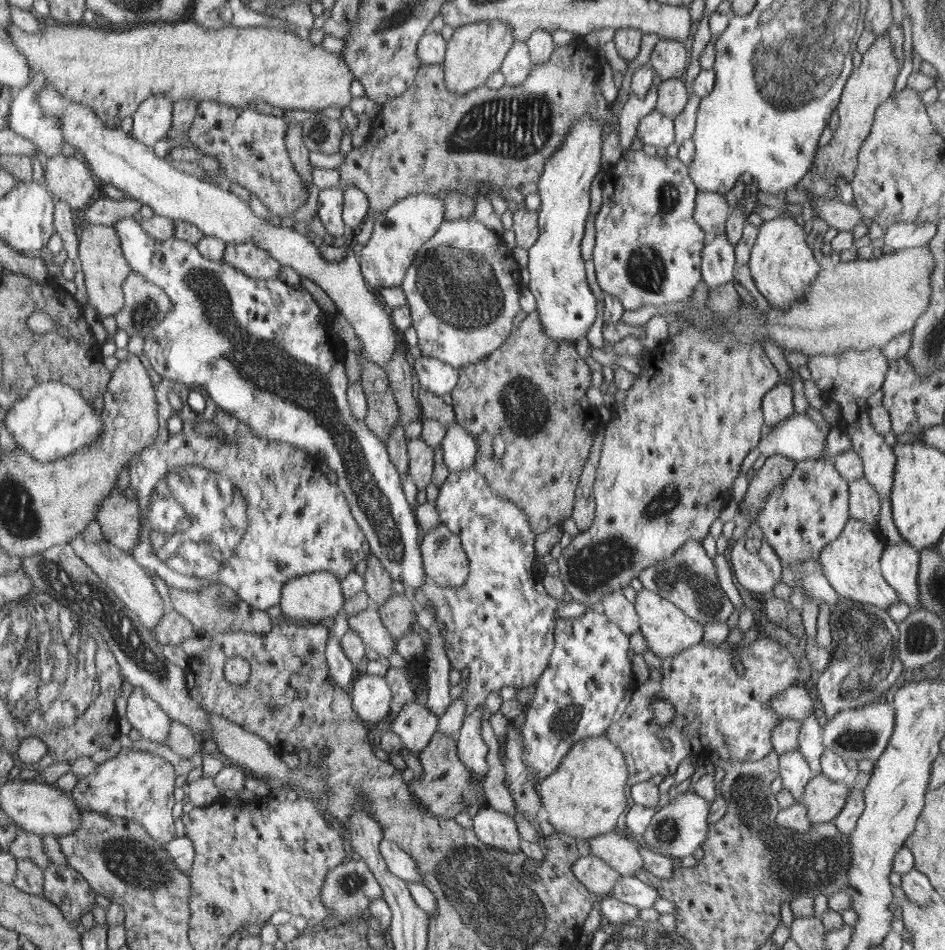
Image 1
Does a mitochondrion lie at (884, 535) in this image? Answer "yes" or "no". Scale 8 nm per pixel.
no

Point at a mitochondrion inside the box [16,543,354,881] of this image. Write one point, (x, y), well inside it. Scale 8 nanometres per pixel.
(95, 601)

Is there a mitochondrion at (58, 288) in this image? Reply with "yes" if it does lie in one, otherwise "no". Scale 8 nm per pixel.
no

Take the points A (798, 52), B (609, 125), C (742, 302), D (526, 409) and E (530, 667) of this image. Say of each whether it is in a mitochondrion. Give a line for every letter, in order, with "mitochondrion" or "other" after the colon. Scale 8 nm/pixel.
A: mitochondrion
B: other
C: other
D: mitochondrion
E: other

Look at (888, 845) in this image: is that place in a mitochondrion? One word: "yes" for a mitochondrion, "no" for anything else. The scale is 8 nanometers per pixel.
no

